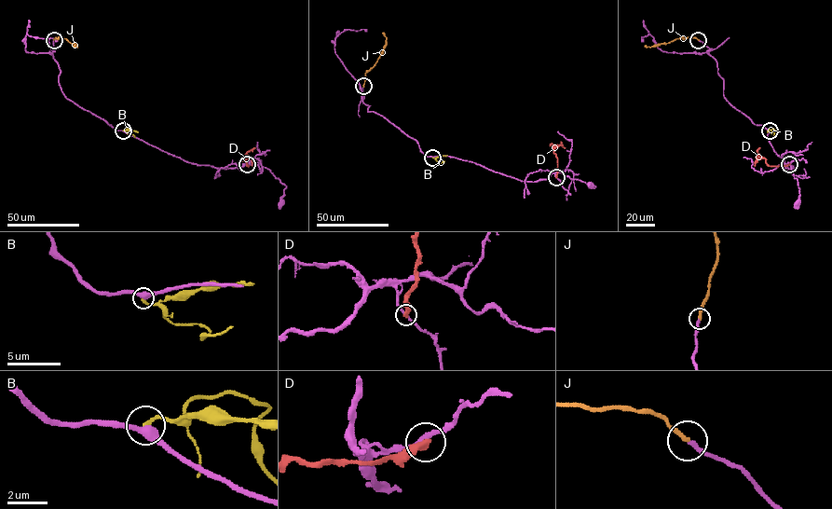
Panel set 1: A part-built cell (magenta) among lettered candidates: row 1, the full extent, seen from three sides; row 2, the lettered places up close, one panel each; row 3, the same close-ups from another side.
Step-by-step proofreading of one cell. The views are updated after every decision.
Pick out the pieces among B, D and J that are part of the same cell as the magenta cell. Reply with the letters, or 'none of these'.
J

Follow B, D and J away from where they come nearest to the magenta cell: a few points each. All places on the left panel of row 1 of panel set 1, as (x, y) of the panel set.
B: (123, 130), (131, 129), (135, 137)
D: (247, 163), (244, 156), (255, 147)
J: (54, 40), (62, 37), (74, 46)

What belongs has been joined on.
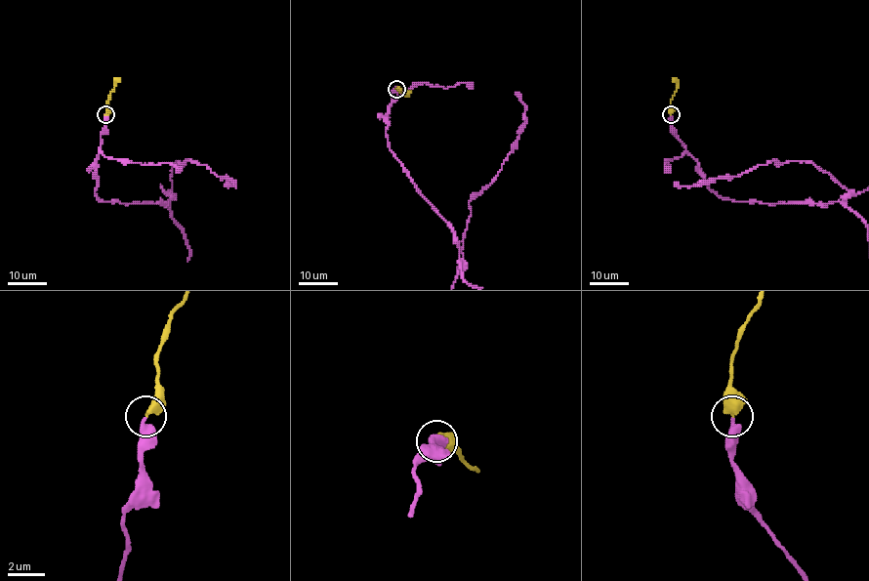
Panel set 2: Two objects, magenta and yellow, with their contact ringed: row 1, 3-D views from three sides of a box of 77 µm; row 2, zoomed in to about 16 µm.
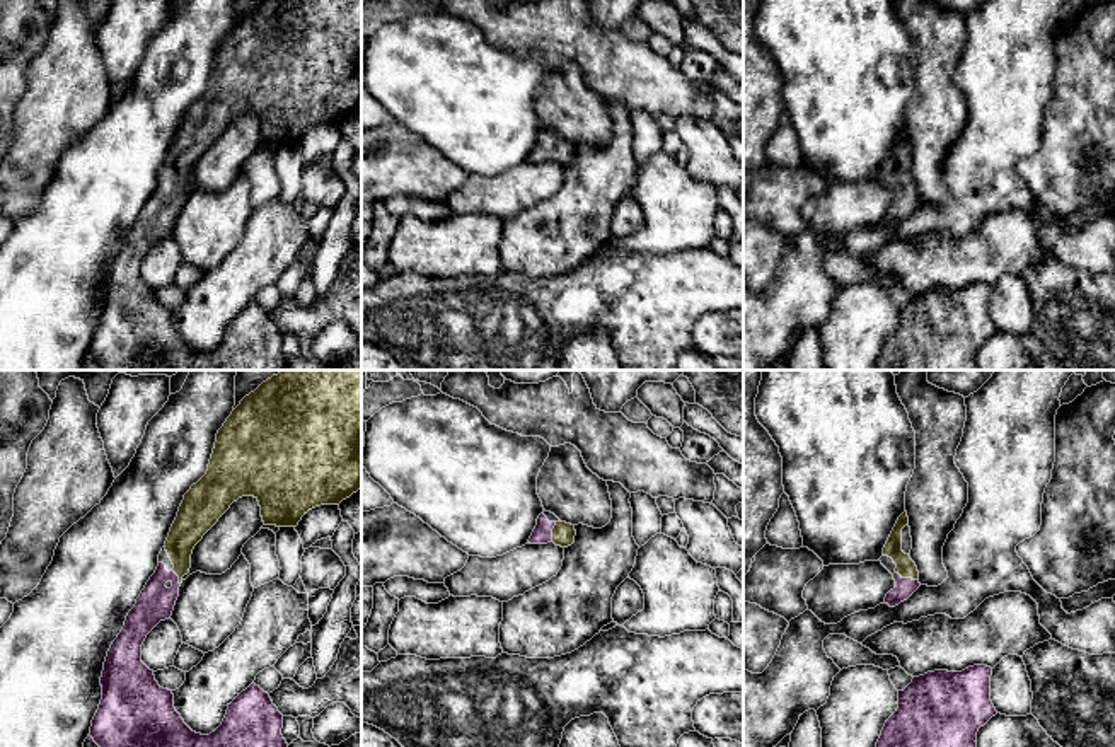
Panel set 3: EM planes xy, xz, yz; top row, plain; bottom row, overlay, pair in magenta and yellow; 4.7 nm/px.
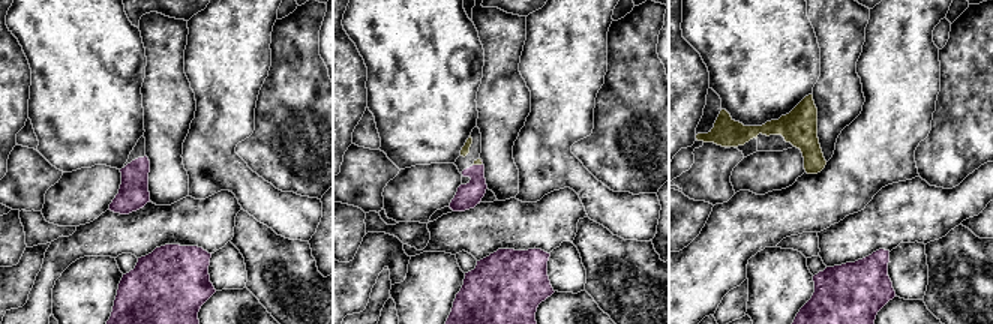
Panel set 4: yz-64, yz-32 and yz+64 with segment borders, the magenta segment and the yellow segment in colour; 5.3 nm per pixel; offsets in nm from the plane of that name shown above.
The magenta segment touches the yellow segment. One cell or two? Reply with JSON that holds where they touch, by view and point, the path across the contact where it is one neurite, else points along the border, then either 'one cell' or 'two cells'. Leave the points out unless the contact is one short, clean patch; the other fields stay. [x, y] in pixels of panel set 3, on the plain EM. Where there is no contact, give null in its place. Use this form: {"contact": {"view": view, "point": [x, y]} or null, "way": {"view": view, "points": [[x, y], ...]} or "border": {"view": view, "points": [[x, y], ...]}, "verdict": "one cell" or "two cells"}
{"contact": {"view": "yz", "point": [907, 196]}, "way": {"view": "yz", "points": [[906, 205], [907, 196], [906, 185]]}, "verdict": "one cell"}

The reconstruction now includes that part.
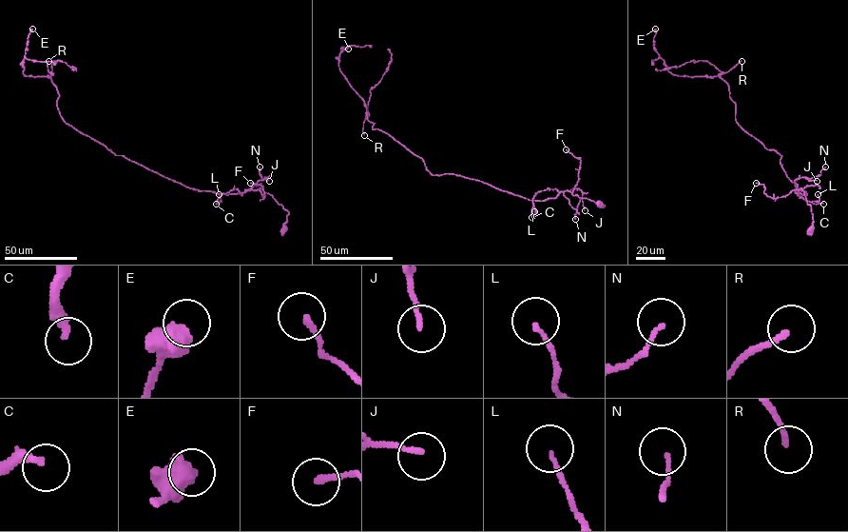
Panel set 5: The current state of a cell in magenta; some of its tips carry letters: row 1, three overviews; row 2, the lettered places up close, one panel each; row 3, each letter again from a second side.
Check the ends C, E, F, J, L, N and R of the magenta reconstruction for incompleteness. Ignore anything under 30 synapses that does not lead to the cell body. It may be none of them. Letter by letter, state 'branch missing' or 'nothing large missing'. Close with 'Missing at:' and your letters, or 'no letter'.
C: nothing large missing
E: nothing large missing
F: nothing large missing
J: nothing large missing
L: nothing large missing
N: nothing large missing
R: branch missing
Missing at: R

